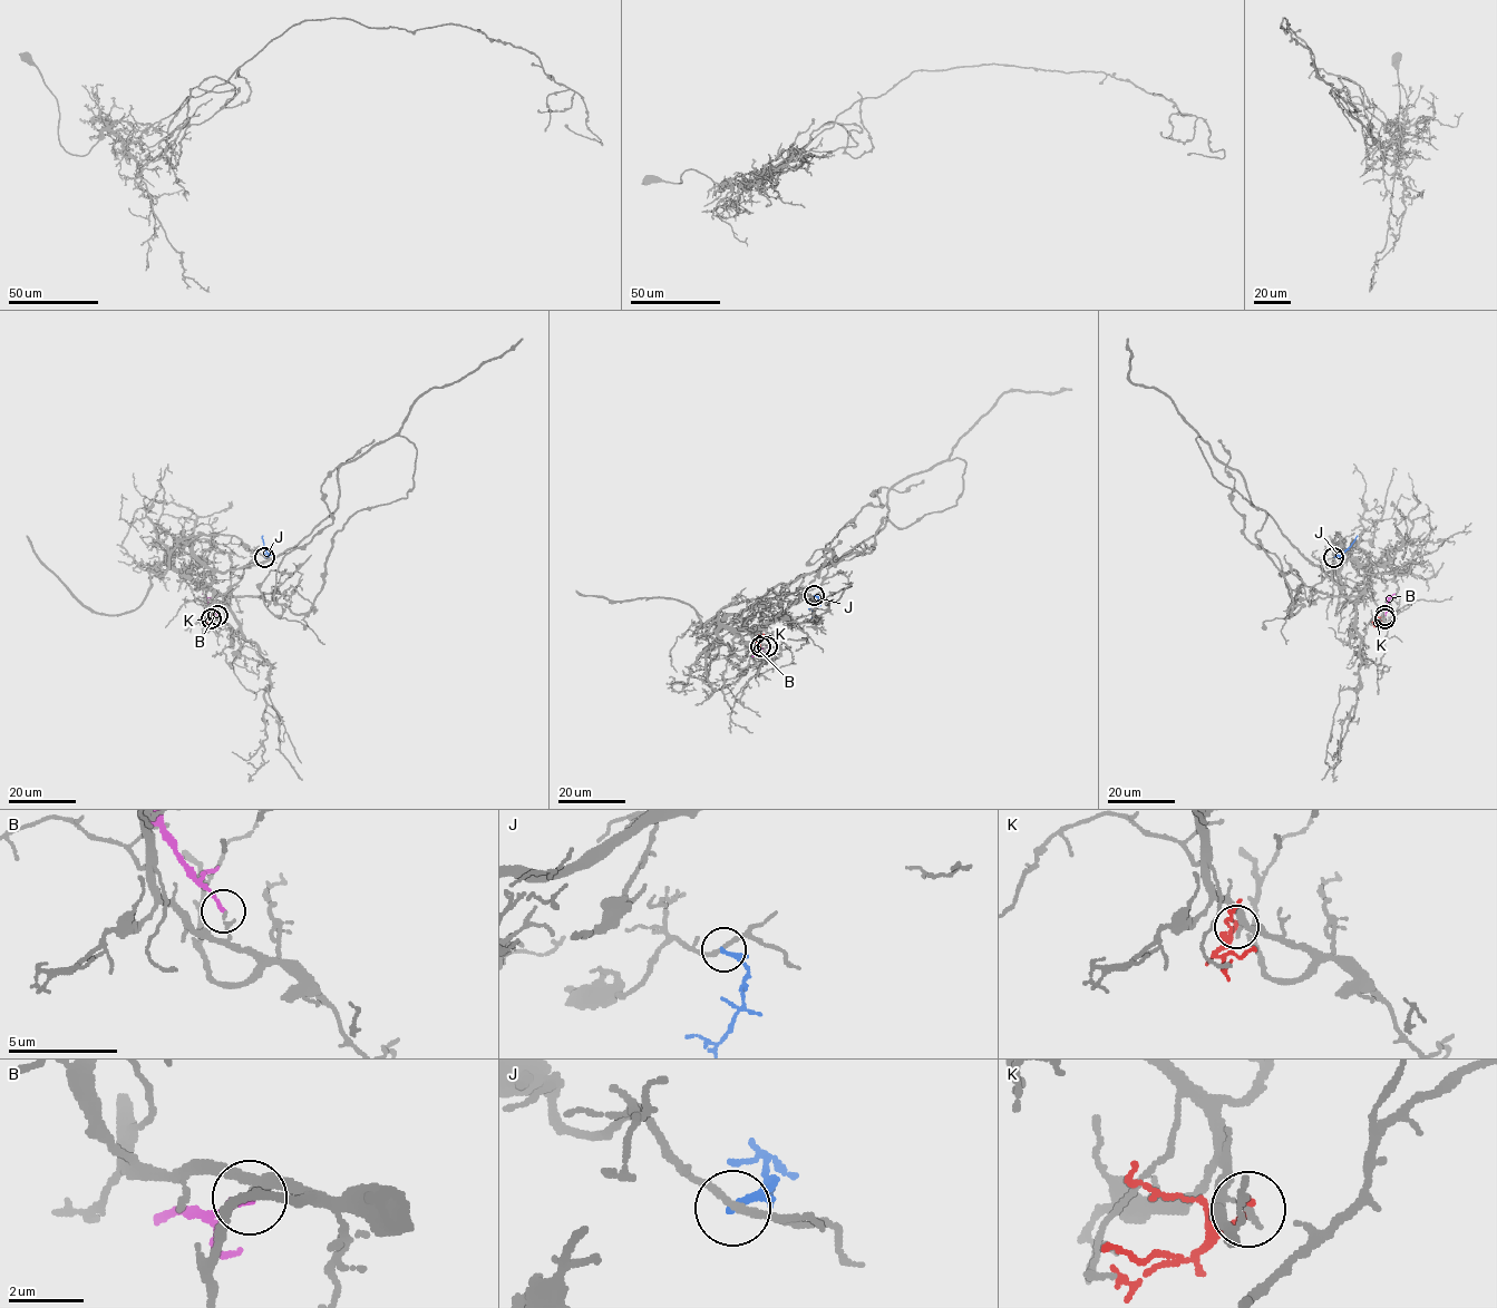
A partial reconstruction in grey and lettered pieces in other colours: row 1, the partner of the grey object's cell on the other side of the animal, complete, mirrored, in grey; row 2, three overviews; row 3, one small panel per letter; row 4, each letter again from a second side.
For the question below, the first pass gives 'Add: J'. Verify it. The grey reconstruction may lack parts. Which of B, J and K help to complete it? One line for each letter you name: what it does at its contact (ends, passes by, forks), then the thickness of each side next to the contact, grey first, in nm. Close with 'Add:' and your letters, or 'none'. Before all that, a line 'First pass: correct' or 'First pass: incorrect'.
First pass: incorrect
Add: none

